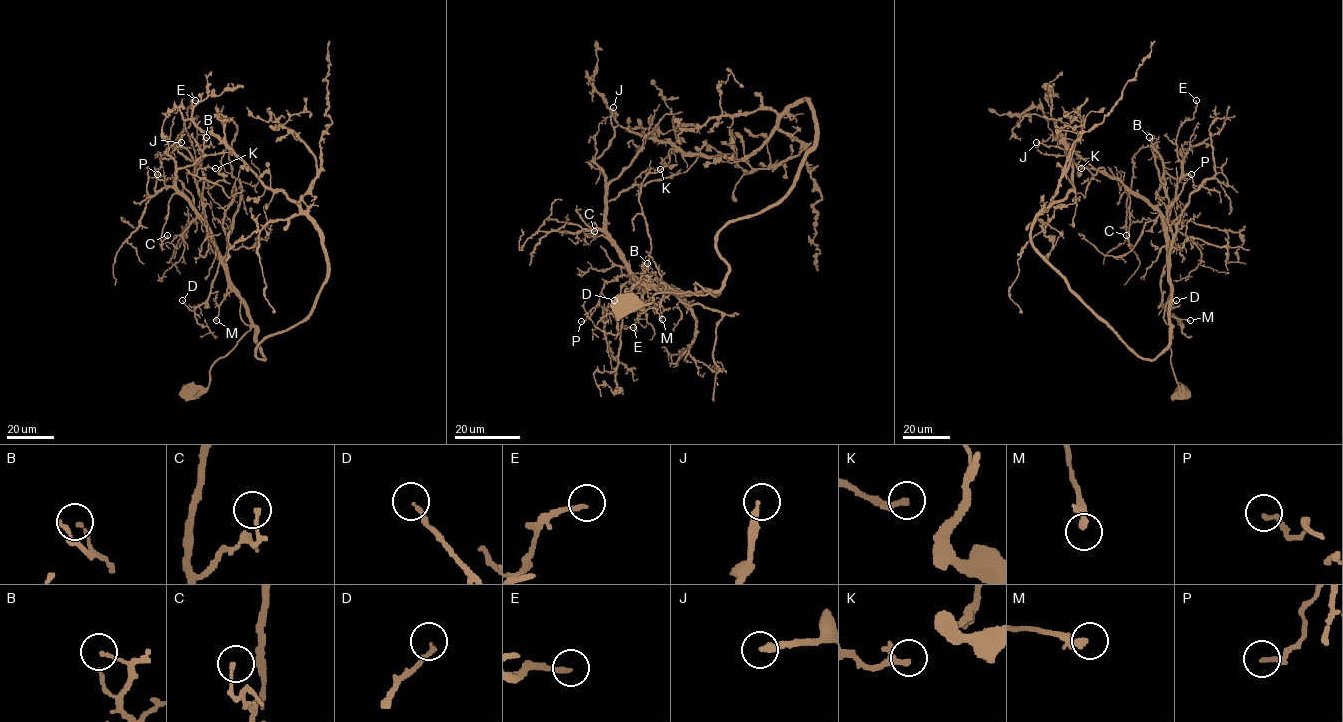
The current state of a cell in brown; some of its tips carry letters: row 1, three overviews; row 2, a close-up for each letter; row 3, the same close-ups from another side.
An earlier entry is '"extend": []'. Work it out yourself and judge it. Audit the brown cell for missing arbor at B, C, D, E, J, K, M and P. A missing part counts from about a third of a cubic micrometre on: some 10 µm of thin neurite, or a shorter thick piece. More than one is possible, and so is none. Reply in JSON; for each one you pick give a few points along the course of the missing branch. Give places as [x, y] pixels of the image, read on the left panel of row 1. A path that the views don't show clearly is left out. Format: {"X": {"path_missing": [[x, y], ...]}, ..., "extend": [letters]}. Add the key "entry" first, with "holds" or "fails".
{"entry": "holds", "extend": []}

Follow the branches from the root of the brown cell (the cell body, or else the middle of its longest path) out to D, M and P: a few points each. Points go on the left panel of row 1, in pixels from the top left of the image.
D: (185, 390), (209, 385), (211, 367), (250, 329), (250, 318), (220, 263), (203, 304), (191, 311), (182, 300)
M: (185, 390), (206, 388), (211, 367), (250, 329), (248, 309), (228, 286), (216, 320)
P: (185, 390), (209, 385), (211, 367), (250, 329), (250, 318), (193, 196), (179, 181), (157, 174)

